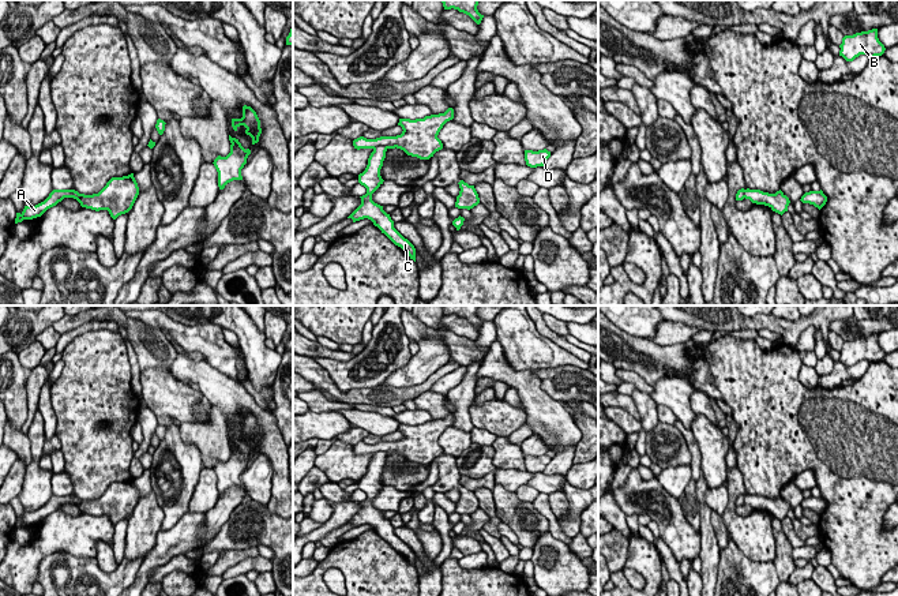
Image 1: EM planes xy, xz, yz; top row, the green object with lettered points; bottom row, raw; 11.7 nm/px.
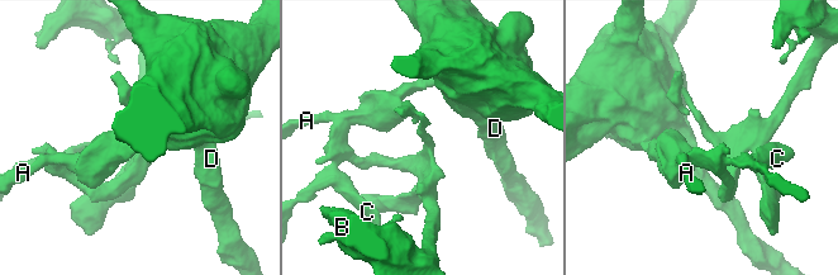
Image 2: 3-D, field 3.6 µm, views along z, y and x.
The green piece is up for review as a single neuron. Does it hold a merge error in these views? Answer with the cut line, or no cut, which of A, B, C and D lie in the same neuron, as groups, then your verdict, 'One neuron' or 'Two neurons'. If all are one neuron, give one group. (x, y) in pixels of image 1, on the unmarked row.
Split along xz (387, 453), (378, 452), (374, 454). Groups: A D / B C. Two neurons

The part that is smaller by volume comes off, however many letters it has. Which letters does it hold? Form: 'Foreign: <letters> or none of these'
Foreign: B, C

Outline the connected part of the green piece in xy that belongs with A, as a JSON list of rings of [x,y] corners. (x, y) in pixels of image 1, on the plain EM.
[[[53,495],[44,507],[35,511],[25,511],[22,518],[16,518],[15,529],[22,528],[23,525],[33,525],[41,522],[48,514],[56,511],[64,503],[72,503],[72,496]]]

